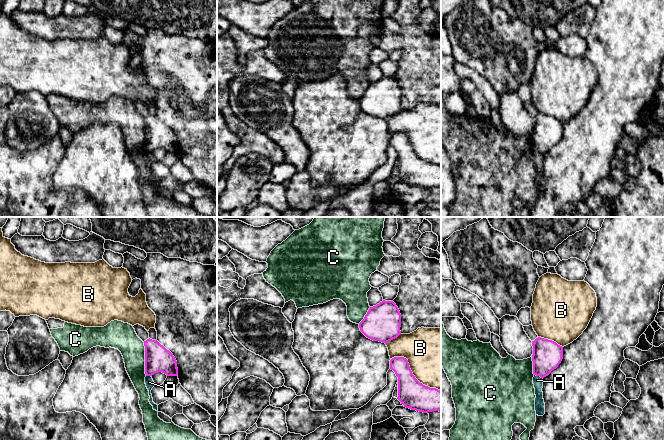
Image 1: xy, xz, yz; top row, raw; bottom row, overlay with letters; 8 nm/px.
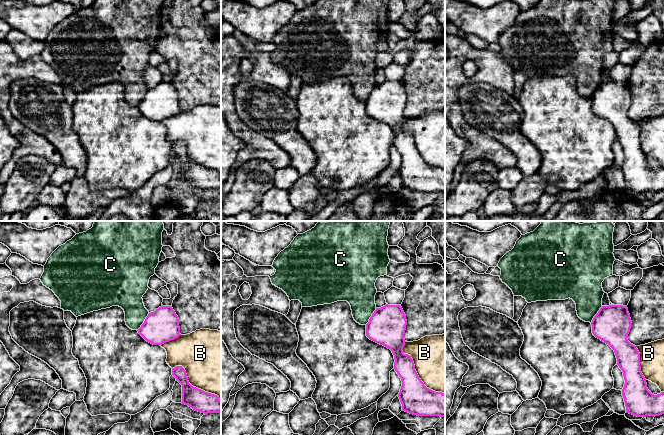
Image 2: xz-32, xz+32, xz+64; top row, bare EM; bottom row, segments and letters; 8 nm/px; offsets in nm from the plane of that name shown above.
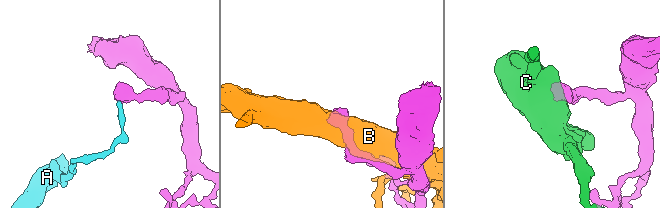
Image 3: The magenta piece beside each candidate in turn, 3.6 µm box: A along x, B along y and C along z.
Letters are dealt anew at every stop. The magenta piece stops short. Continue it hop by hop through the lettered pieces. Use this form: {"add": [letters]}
{"add": []}

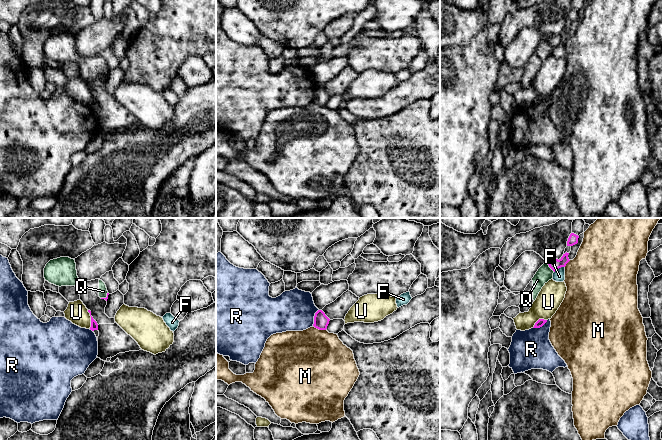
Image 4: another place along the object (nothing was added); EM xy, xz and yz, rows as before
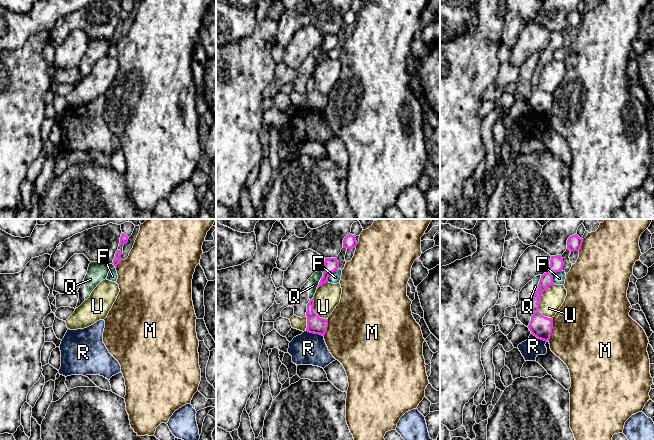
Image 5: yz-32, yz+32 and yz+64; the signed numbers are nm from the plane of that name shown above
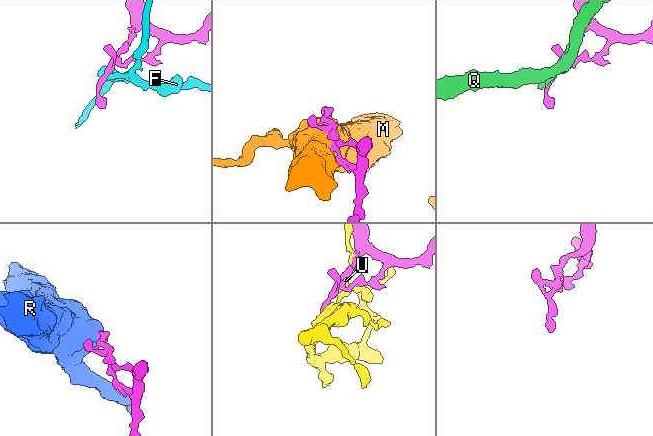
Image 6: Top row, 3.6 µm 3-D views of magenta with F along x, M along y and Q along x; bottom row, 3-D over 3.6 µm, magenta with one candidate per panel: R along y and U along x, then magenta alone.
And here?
{"add": []}

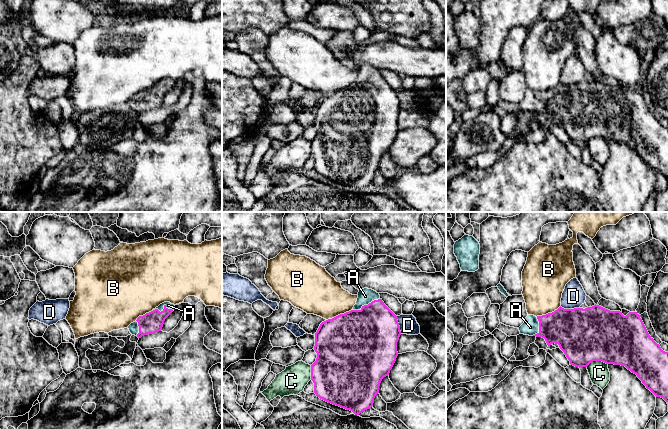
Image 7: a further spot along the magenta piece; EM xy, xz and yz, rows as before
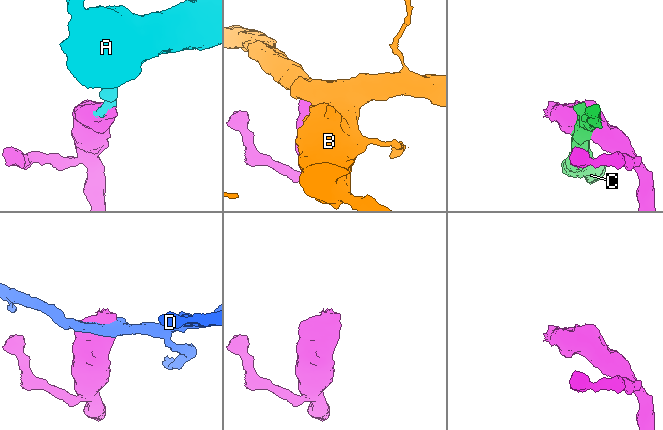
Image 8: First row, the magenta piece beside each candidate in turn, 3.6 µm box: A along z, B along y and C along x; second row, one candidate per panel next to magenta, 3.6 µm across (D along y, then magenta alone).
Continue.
{"add": ["A"]}

